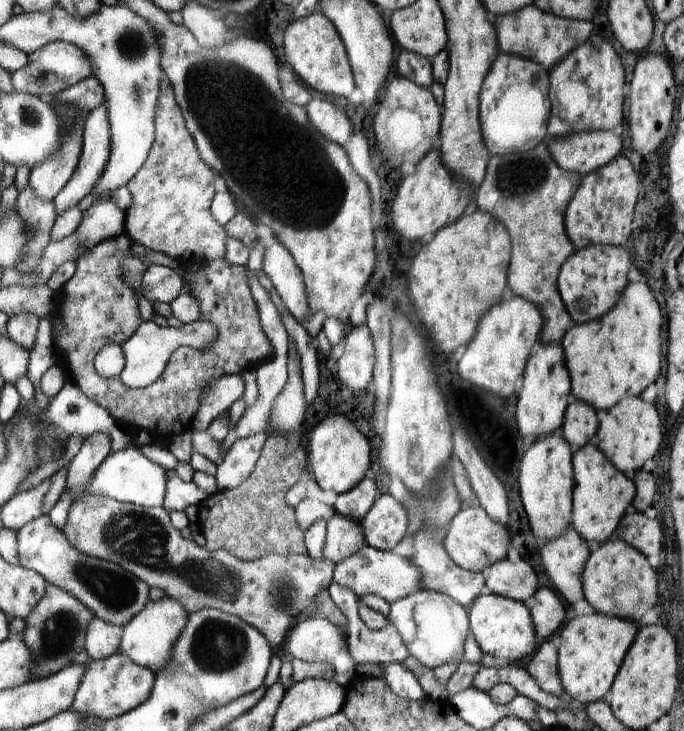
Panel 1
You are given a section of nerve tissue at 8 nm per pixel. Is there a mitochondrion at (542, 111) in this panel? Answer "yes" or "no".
no

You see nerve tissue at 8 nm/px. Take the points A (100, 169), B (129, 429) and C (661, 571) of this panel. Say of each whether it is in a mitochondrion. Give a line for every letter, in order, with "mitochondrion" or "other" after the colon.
A: other
B: other
C: other

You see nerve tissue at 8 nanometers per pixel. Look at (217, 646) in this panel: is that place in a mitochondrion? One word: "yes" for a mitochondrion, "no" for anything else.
yes

